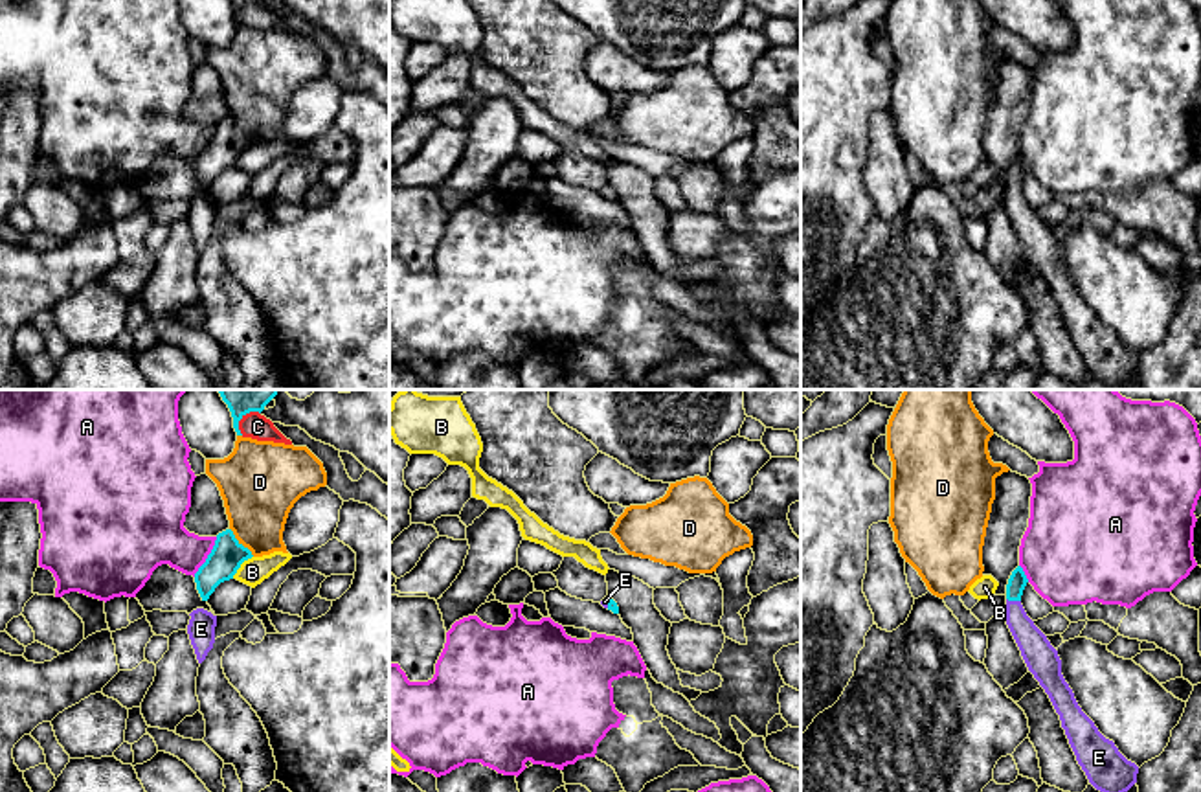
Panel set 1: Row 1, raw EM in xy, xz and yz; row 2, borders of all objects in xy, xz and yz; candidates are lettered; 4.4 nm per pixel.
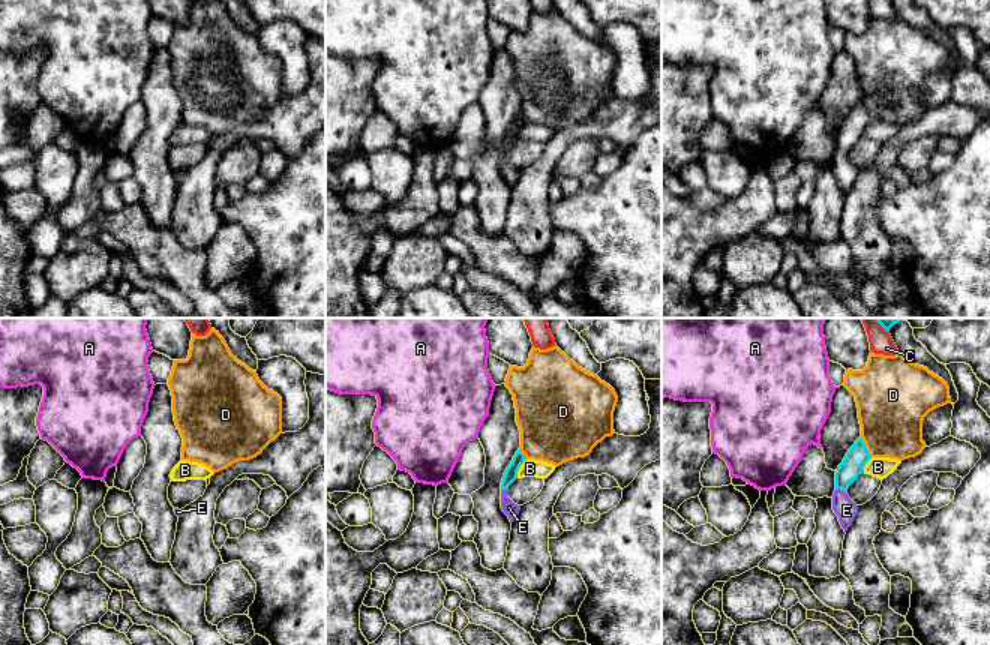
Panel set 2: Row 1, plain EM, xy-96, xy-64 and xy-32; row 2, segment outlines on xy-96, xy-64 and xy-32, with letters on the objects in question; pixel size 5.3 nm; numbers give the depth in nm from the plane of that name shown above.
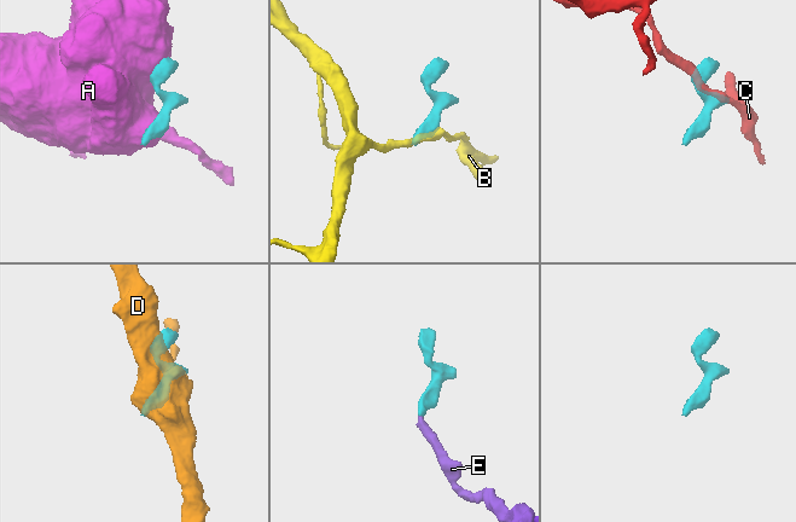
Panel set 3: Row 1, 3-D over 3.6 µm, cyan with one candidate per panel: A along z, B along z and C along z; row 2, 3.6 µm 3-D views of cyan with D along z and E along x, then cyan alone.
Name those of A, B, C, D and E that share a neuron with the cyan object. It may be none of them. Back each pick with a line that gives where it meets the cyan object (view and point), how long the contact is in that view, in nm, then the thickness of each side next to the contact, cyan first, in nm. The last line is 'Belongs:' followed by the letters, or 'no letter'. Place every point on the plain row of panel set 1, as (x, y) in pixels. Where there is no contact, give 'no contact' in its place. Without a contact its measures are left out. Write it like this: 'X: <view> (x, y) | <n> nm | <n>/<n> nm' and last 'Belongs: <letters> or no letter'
E: yz (1014, 188) | 70 nm | 80/140 nm
Belongs: E

